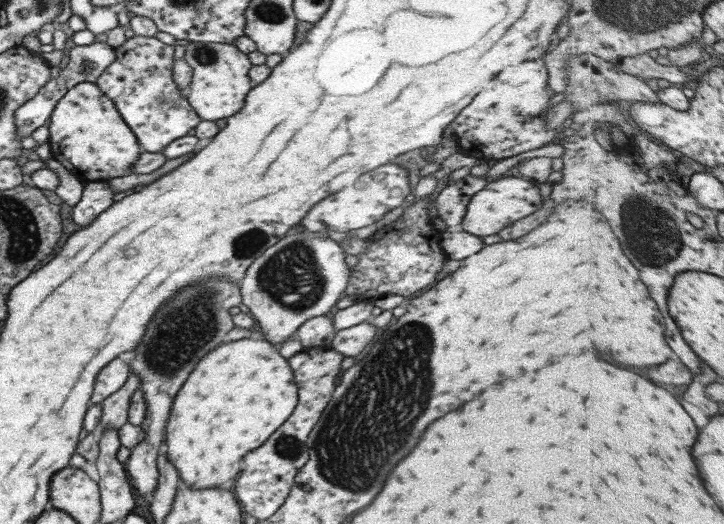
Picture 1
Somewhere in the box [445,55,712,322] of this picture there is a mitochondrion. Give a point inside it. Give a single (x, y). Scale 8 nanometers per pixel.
(657, 244)

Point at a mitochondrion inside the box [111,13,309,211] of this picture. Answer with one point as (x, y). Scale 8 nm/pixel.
(202, 55)

